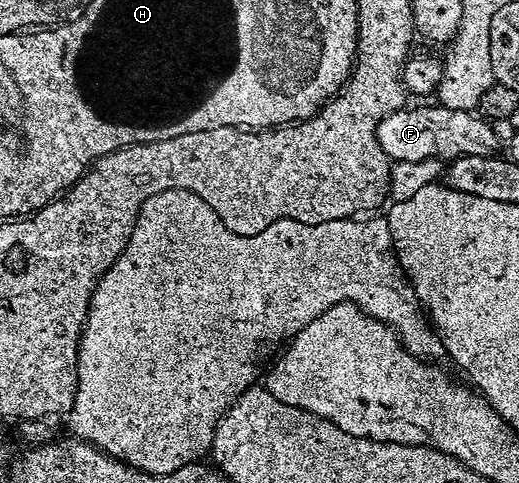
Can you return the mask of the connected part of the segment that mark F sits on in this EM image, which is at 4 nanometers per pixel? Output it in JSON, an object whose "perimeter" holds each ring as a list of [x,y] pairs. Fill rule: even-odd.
{"perimeter":[[[425,103],[422,109],[402,107],[377,124],[377,141],[390,162],[422,161],[423,159],[452,159],[463,155],[496,154],[499,142],[492,124],[468,109],[449,109],[440,103]]]}

